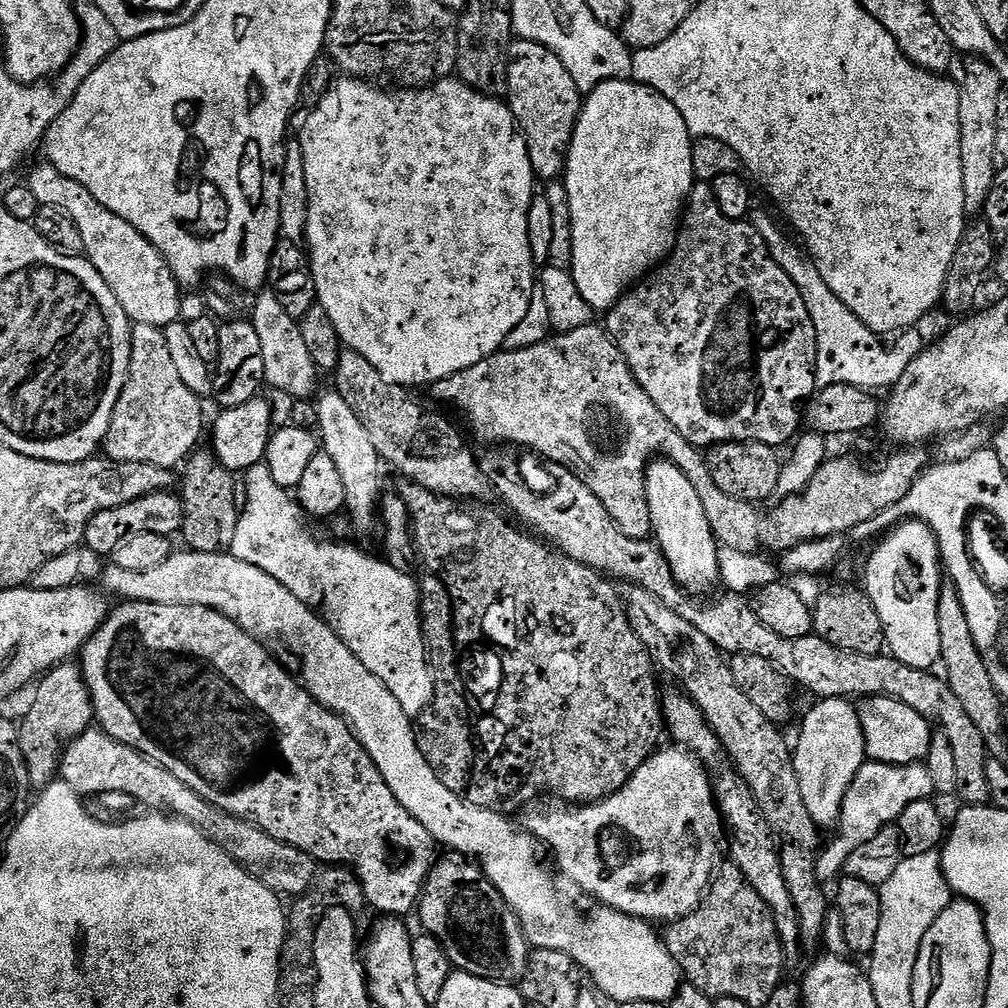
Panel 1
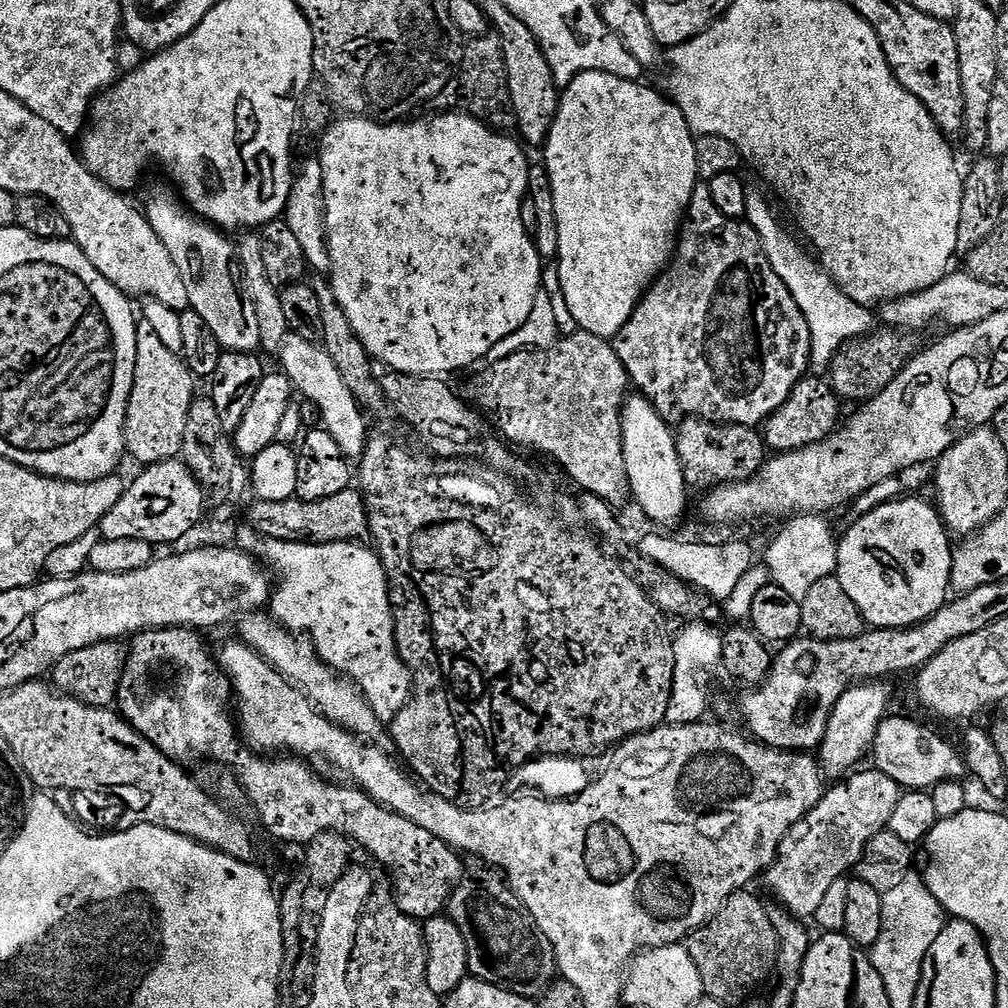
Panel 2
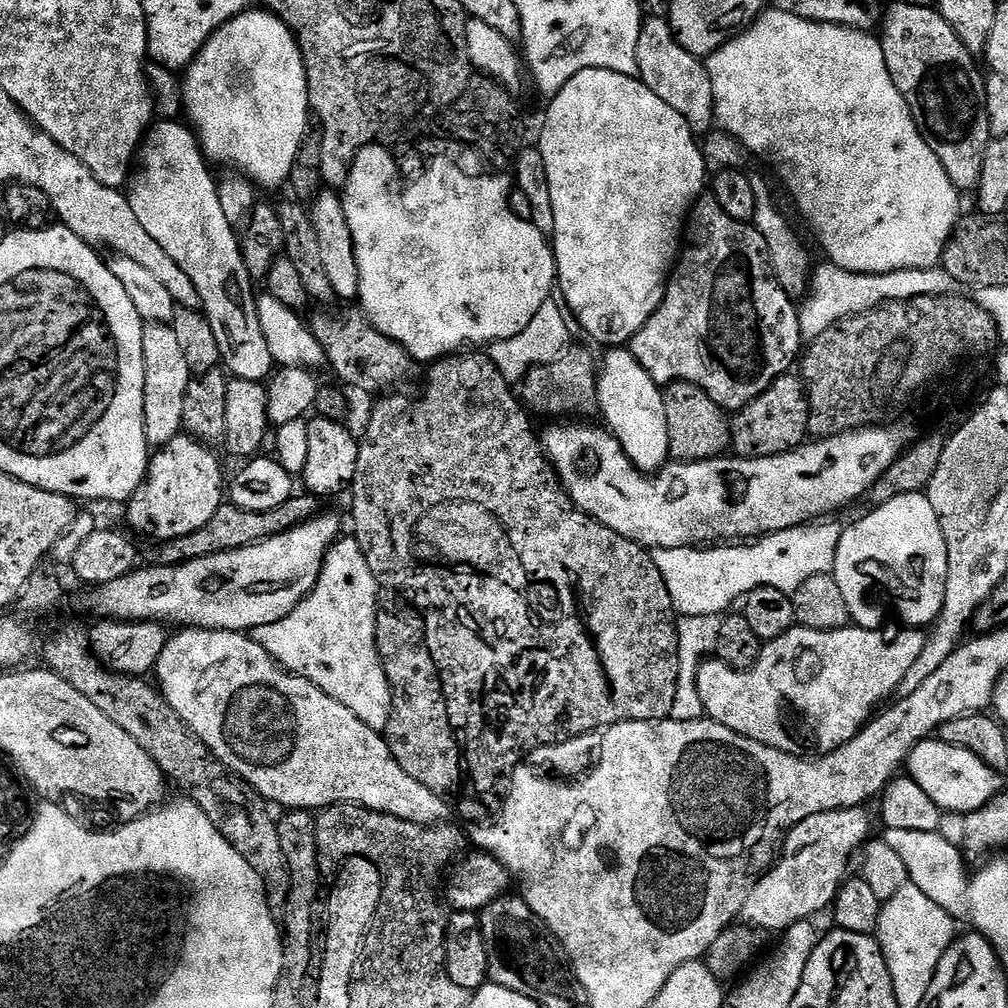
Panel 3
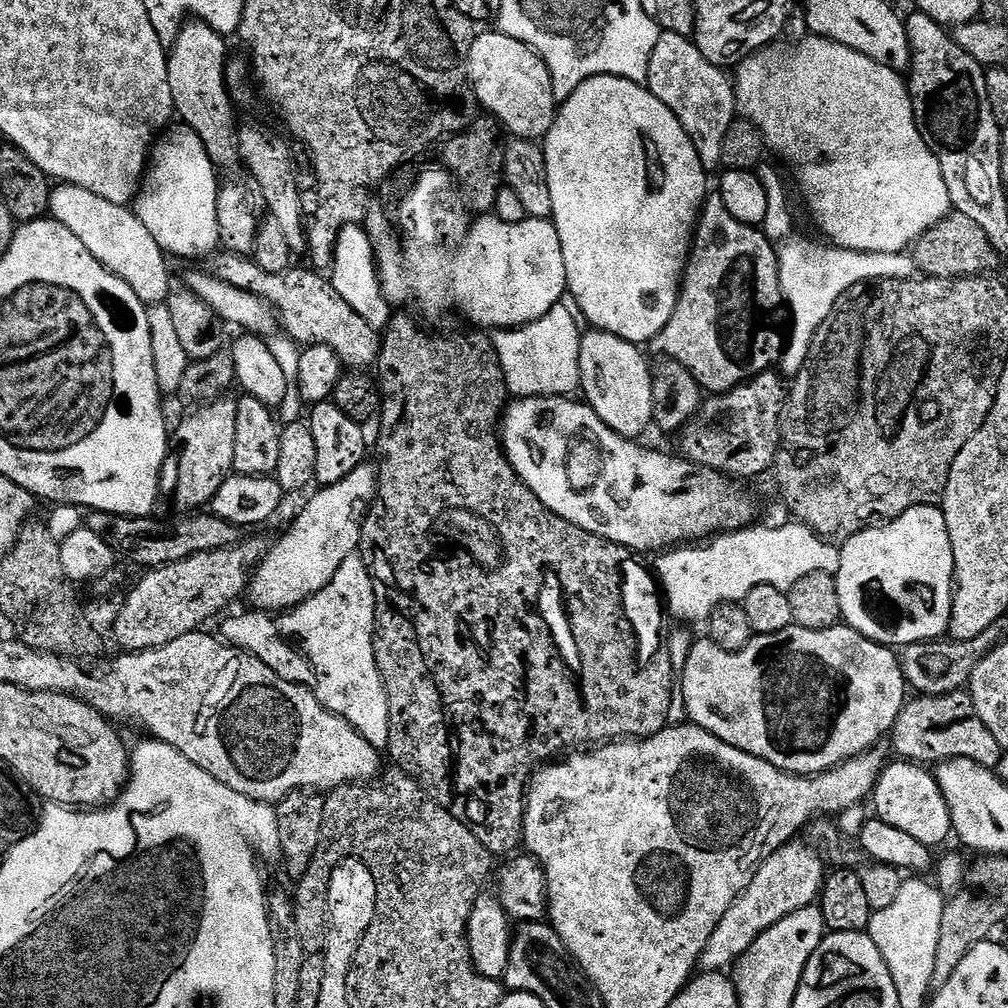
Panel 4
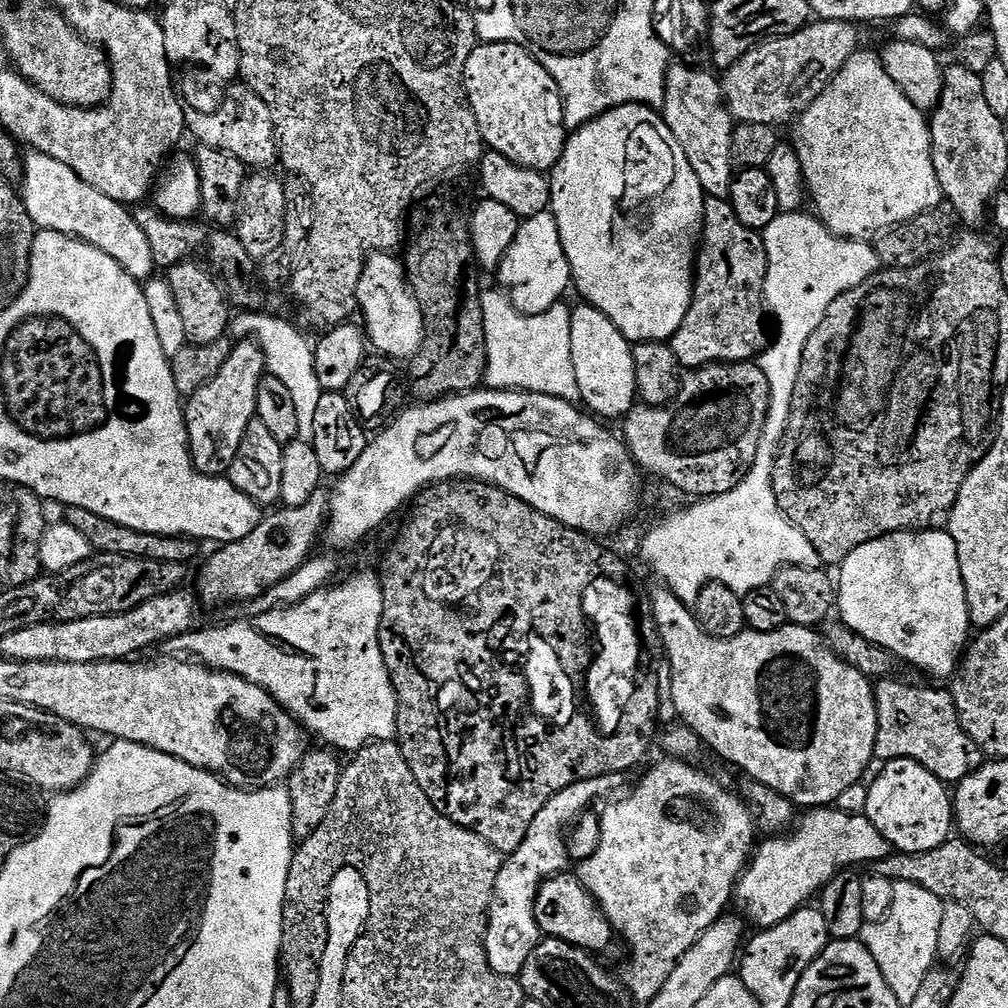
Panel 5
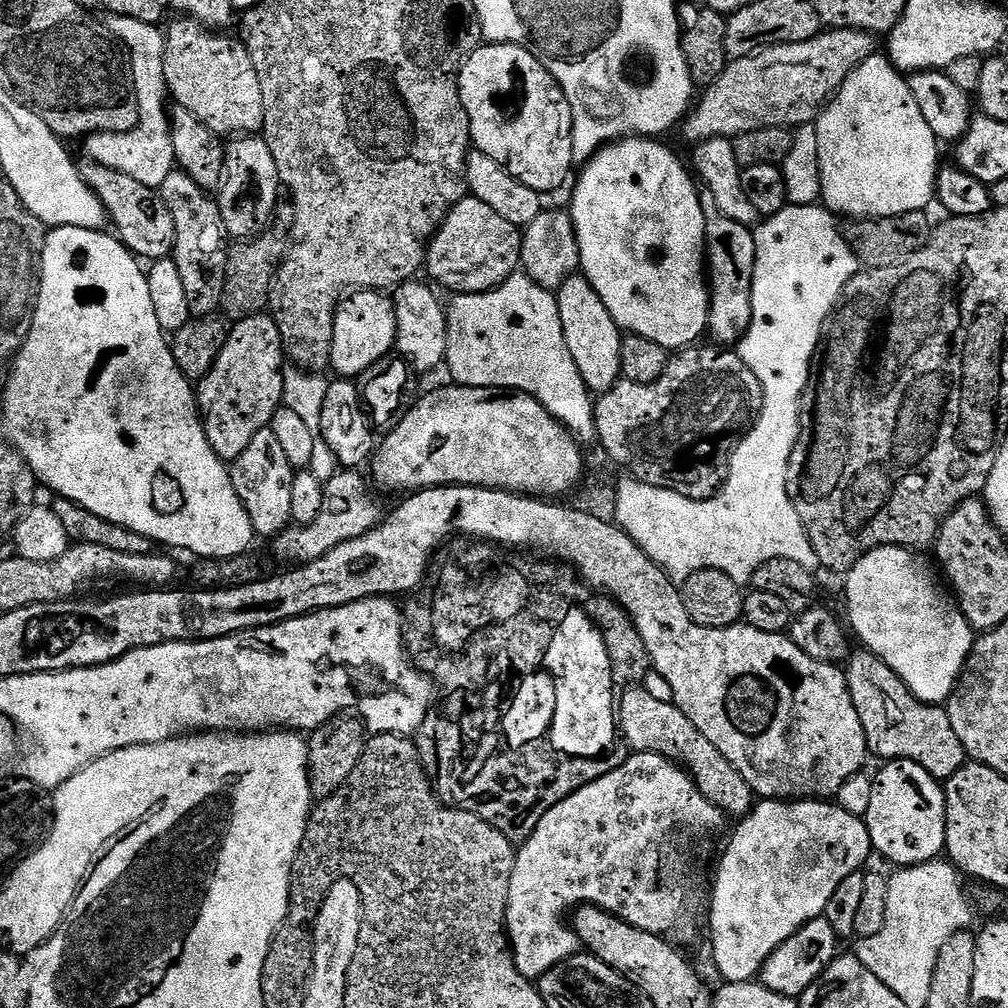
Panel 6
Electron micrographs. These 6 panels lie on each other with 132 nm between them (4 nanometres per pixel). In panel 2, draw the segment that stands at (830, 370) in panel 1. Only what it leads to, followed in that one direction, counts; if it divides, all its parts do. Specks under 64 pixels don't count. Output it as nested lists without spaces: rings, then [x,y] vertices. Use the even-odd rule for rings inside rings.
[[[756,190],[749,191],[748,194],[746,223],[758,234],[758,238],[766,250],[766,258],[770,258],[770,266],[774,266],[774,274],[778,274],[778,278],[782,278],[782,282],[786,282],[794,302],[798,302],[798,310],[802,310],[802,314],[810,326],[810,334],[812,335],[811,367],[817,368],[817,370],[815,369],[817,373],[827,373],[831,369],[833,358],[836,357],[843,344],[850,344],[853,340],[867,337],[873,331],[872,316],[868,313],[871,311],[865,305],[850,299],[833,282],[823,267],[811,255],[808,257],[804,253],[805,245],[799,239],[796,241],[776,221],[771,206],[764,201],[763,194],[756,192]]]

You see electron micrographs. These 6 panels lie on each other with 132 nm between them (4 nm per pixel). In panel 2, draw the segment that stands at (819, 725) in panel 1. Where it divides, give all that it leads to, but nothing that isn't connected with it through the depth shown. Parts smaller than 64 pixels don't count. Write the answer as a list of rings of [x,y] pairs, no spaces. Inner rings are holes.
[[[861,682],[848,688],[834,706],[824,740],[818,749],[818,763],[829,777],[840,778],[851,773],[859,765],[856,763],[871,753],[872,746],[876,743],[878,726],[889,715],[888,703],[892,700],[891,690],[882,685],[880,682]]]

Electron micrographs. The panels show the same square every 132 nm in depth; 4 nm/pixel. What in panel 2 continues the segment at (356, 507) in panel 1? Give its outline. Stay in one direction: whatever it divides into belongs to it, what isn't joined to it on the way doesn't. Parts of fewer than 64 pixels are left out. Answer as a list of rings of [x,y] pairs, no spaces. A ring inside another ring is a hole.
[[[287,335],[284,338],[282,355],[284,354],[284,365],[282,371],[290,378],[293,389],[301,392],[304,400],[314,402],[320,411],[320,422],[325,432],[338,442],[338,448],[342,454],[348,457],[349,461],[356,462],[364,455],[370,429],[364,421],[365,409],[360,407],[354,394],[350,394],[350,386],[342,379],[342,373],[338,366],[334,366],[334,358],[324,348],[323,344],[306,342],[306,338],[298,338],[294,335]]]

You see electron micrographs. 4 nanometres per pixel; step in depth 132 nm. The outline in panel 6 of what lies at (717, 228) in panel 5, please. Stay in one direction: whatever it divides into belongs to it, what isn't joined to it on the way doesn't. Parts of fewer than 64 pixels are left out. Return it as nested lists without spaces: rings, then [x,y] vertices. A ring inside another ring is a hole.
[[[705,187],[700,188],[702,214],[706,218],[706,272],[710,277],[708,297],[707,335],[713,336],[720,346],[735,345],[747,334],[752,321],[752,279],[756,265],[756,243],[752,237],[753,229],[746,224],[726,218],[714,203],[714,194]]]

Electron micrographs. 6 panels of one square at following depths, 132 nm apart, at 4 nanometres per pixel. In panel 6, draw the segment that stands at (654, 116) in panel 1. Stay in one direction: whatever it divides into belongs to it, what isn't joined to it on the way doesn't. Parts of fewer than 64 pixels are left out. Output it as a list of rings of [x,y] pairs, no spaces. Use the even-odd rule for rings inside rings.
[[[635,134],[624,137],[623,140],[616,140],[612,144],[595,152],[591,160],[579,169],[580,181],[572,192],[572,208],[570,215],[572,225],[576,231],[576,241],[580,251],[579,271],[594,286],[598,298],[602,298],[606,310],[610,310],[610,318],[625,333],[650,338],[650,342],[658,342],[658,346],[669,350],[683,350],[695,345],[701,335],[705,335],[708,327],[708,297],[710,295],[710,284],[706,279],[706,241],[704,231],[706,230],[706,218],[702,214],[702,202],[700,201],[700,188],[694,179],[693,173],[667,148],[660,144],[659,139]]]

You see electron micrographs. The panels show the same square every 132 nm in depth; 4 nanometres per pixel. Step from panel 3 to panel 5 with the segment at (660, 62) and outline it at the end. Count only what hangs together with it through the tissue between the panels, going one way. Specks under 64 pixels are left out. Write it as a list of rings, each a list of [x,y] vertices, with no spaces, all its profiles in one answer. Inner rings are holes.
[[[683,62],[671,65],[666,74],[666,94],[662,115],[666,126],[678,138],[678,146],[686,150],[698,182],[702,182],[705,193],[714,198],[728,200],[734,175],[732,158],[732,112],[724,102],[724,89],[705,69]]]

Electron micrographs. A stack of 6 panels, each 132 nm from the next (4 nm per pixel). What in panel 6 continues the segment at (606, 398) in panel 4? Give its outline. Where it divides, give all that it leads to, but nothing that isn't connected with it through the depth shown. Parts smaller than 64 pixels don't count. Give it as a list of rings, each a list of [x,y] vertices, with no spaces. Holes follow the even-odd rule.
[[[573,274],[560,285],[556,292],[558,314],[562,318],[562,334],[566,338],[566,346],[570,346],[570,354],[574,358],[574,366],[578,366],[578,374],[582,374],[582,382],[586,382],[589,392],[603,394],[608,392],[621,379],[620,341],[622,330],[610,318],[610,310],[606,310],[602,298],[590,286],[583,274]]]

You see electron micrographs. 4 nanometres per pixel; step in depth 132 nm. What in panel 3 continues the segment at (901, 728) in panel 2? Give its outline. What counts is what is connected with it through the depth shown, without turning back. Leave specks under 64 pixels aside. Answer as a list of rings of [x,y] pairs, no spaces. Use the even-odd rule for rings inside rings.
[[[929,738],[920,741],[918,746],[908,755],[906,772],[911,780],[918,782],[930,798],[944,812],[970,813],[986,806],[992,801],[993,796],[1001,791],[1001,773],[993,772],[982,758],[978,758],[970,750],[950,746],[939,738]]]

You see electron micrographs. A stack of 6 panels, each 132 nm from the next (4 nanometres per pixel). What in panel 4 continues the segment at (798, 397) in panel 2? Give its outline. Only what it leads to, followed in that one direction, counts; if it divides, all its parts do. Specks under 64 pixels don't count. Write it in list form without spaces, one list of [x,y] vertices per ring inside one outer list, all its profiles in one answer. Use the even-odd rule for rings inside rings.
[[[776,370],[758,374],[730,392],[709,395],[691,421],[679,431],[679,455],[740,482],[747,476],[760,476],[775,465],[785,403],[786,380]]]

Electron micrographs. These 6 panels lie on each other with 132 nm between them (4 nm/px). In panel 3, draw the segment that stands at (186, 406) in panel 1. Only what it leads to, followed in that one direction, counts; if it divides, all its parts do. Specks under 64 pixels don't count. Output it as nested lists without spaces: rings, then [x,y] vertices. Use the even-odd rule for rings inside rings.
[[[145,323],[142,334],[142,362],[144,363],[144,425],[153,449],[163,450],[175,436],[181,435],[182,405],[186,402],[186,386],[190,386],[193,372],[186,366],[186,358],[171,324]]]

